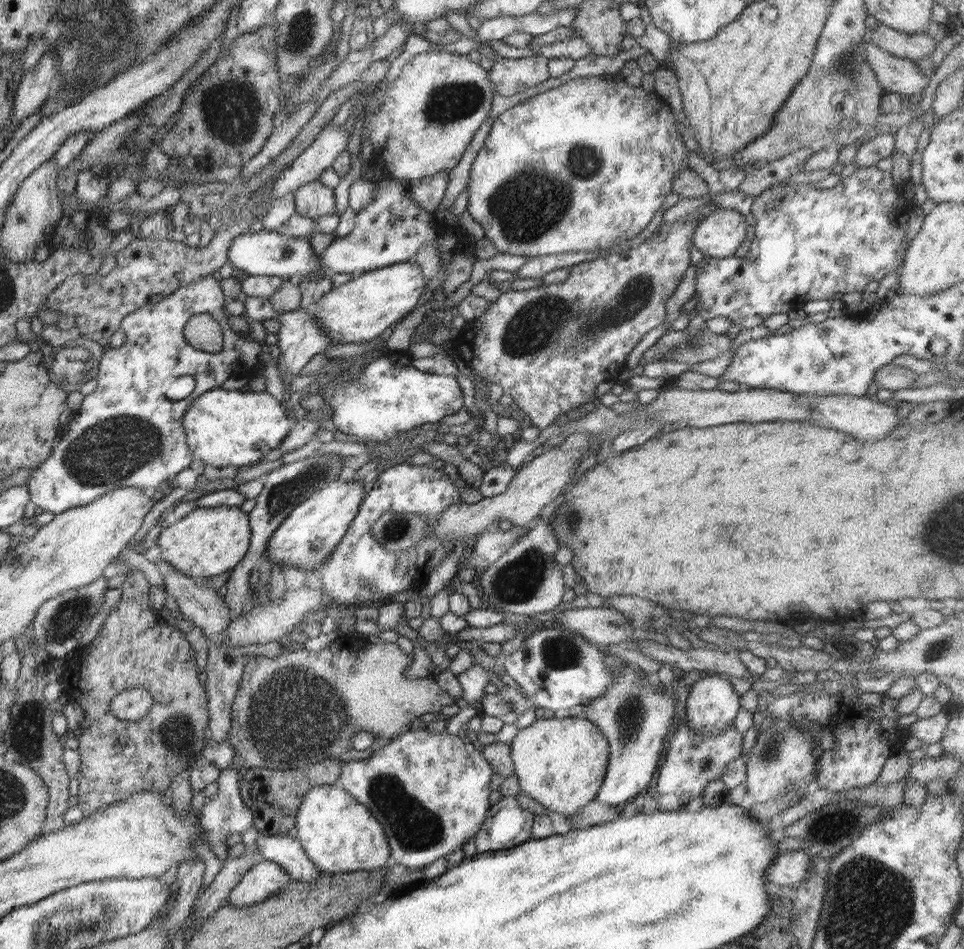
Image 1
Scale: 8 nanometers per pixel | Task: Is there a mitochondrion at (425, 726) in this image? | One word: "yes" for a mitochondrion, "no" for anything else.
no

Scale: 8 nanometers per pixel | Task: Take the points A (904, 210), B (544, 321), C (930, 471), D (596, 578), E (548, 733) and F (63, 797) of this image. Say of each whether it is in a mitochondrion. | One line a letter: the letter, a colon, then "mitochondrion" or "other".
A: other
B: mitochondrion
C: other
D: other
E: other
F: other

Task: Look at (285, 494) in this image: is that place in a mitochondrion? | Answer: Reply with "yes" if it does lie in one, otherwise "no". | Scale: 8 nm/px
yes

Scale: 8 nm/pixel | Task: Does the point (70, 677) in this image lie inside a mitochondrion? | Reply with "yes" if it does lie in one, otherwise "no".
no

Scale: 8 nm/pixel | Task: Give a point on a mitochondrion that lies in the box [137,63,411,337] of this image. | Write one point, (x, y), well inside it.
(232, 110)

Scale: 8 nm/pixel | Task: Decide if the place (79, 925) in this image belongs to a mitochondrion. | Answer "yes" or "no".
yes

